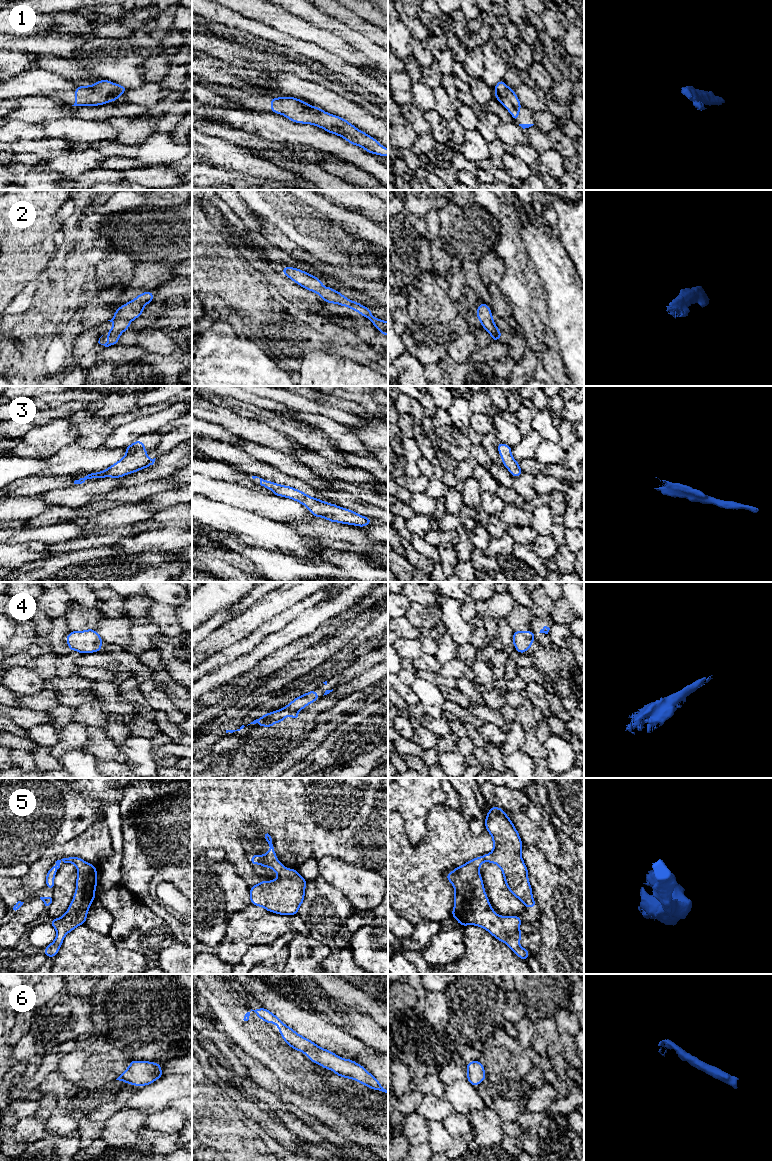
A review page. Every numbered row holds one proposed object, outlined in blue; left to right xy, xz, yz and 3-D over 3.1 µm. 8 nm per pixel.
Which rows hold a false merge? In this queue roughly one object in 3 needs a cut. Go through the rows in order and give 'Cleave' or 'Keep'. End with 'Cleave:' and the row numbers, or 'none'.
1: Keep
2: Keep
3: Keep
4: Keep
5: Keep
6: Keep
Cleave: none

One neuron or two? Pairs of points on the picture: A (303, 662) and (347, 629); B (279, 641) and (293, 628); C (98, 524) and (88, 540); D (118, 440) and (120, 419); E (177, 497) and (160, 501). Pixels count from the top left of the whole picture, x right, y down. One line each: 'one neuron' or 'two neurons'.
A: one neuron
B: one neuron
C: two neurons
D: two neurons
E: one neuron

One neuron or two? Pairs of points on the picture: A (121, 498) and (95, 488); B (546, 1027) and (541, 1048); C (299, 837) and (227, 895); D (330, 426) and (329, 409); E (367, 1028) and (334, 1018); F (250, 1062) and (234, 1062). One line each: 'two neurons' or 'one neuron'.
A: two neurons
B: two neurons
C: two neurons
D: two neurons
E: one neuron
F: two neurons

